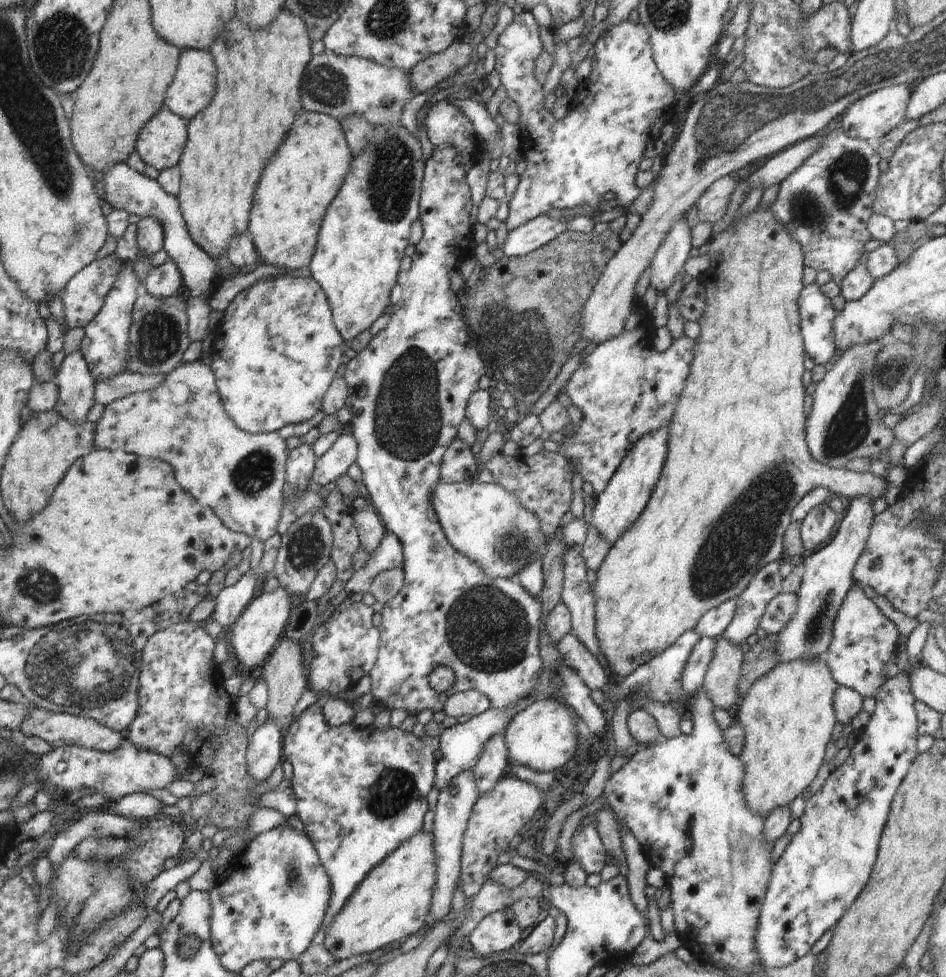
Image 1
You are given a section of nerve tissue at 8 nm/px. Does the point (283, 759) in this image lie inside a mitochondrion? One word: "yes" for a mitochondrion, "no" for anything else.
no

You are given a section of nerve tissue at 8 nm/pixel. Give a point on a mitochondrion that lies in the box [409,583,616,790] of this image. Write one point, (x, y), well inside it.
(488, 631)

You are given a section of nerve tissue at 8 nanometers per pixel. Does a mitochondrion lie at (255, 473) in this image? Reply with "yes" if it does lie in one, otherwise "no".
yes

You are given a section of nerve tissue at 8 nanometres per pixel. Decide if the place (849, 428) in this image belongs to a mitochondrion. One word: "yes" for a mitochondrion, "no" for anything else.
yes

